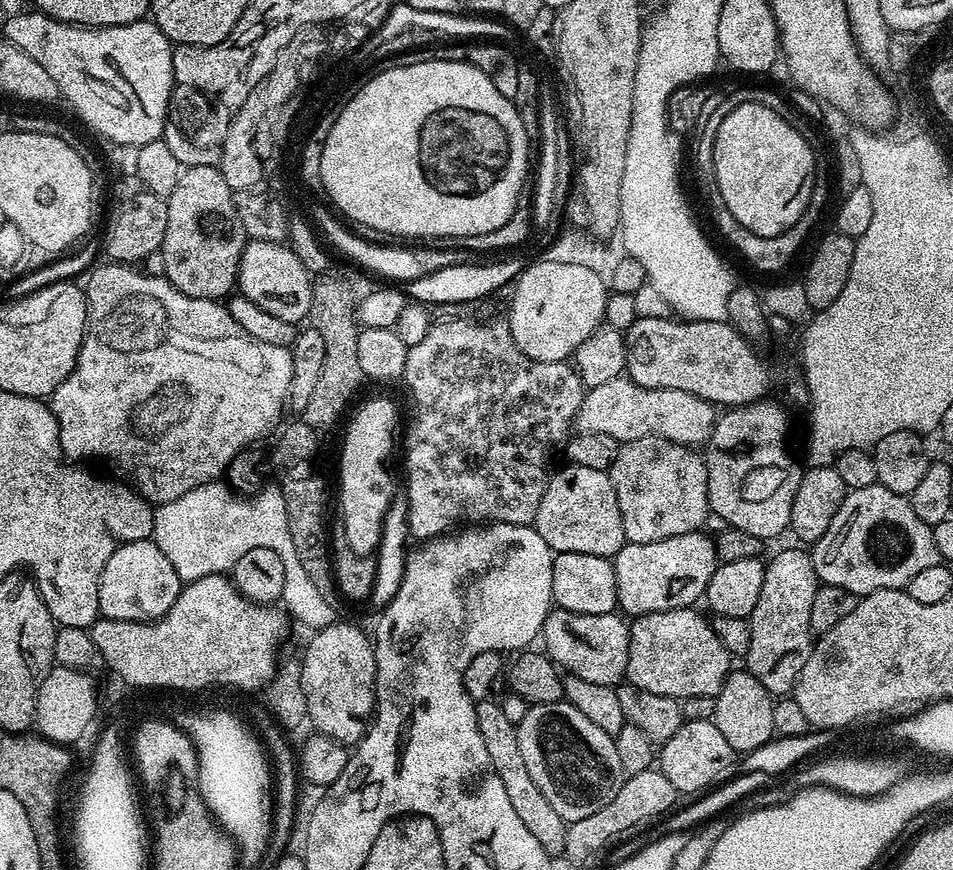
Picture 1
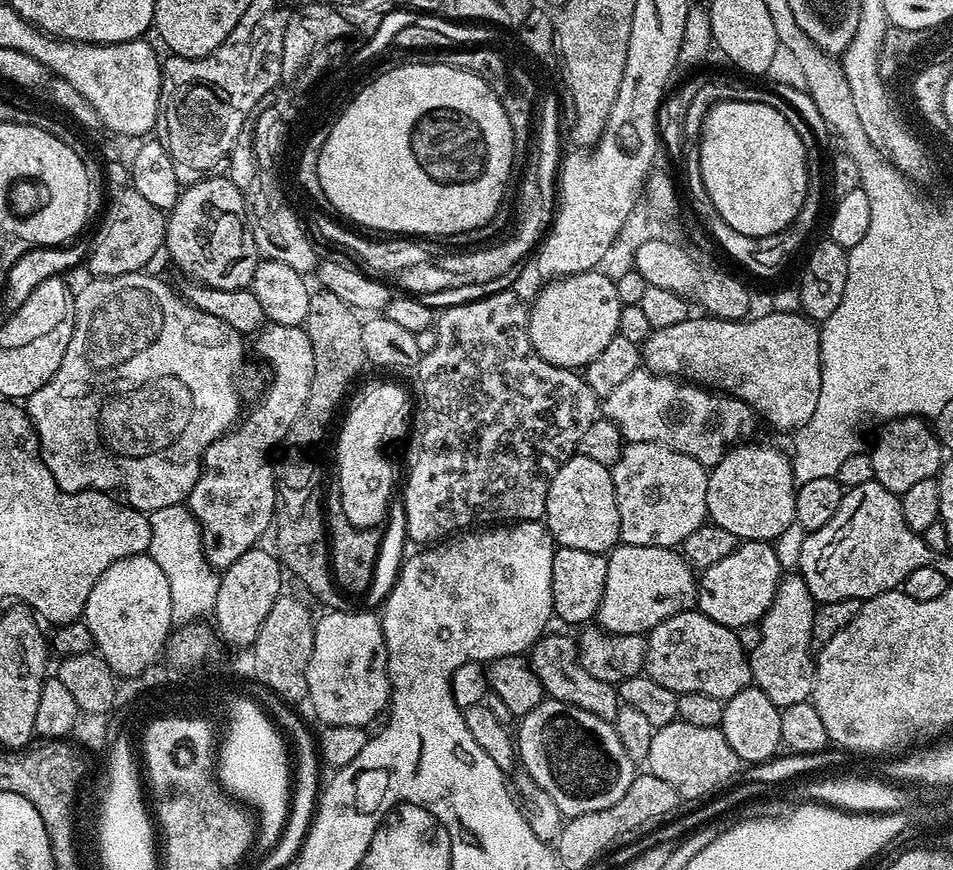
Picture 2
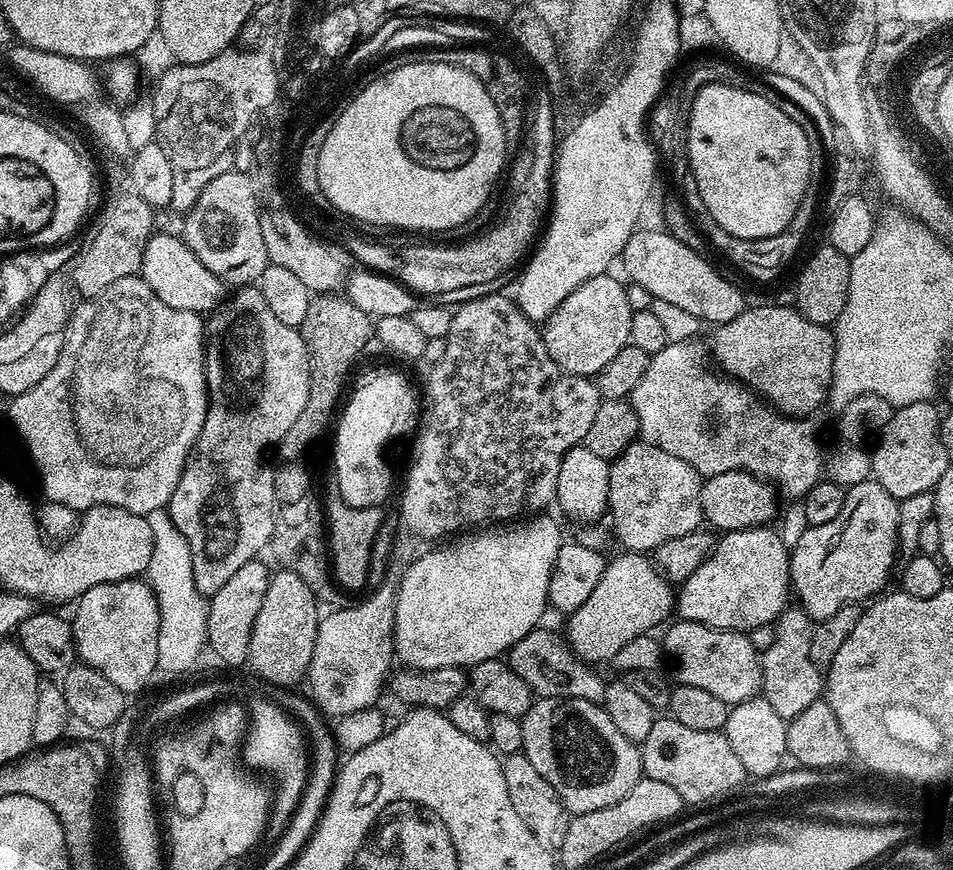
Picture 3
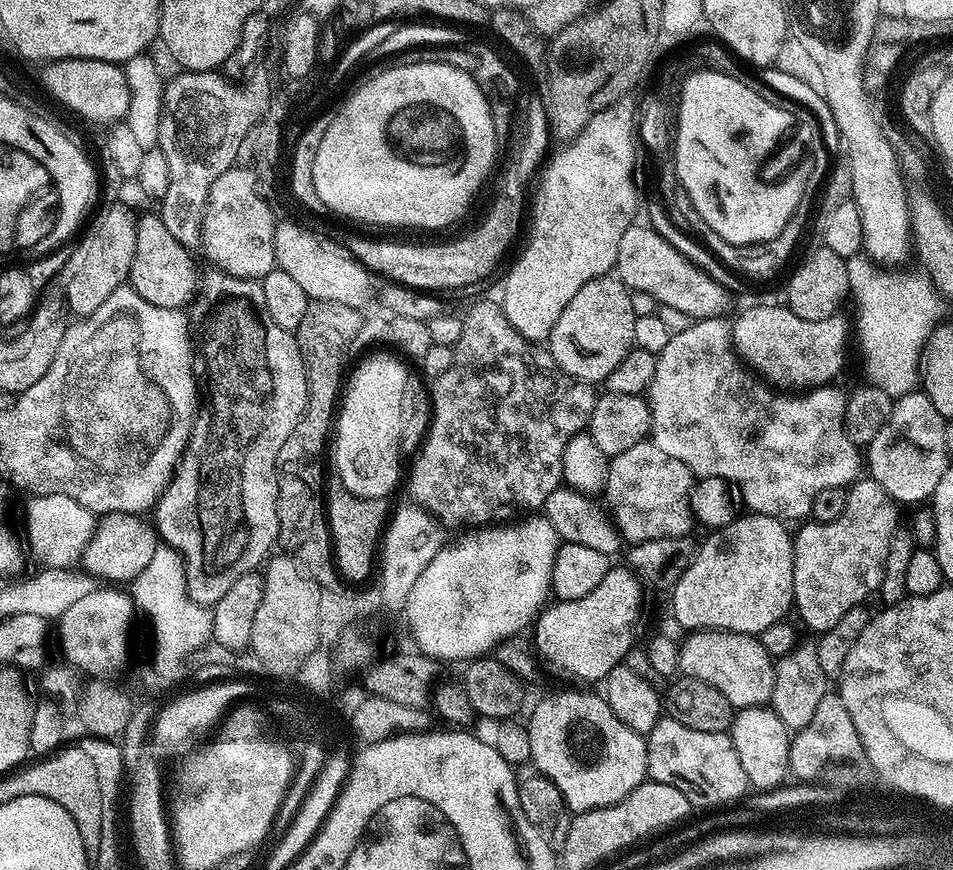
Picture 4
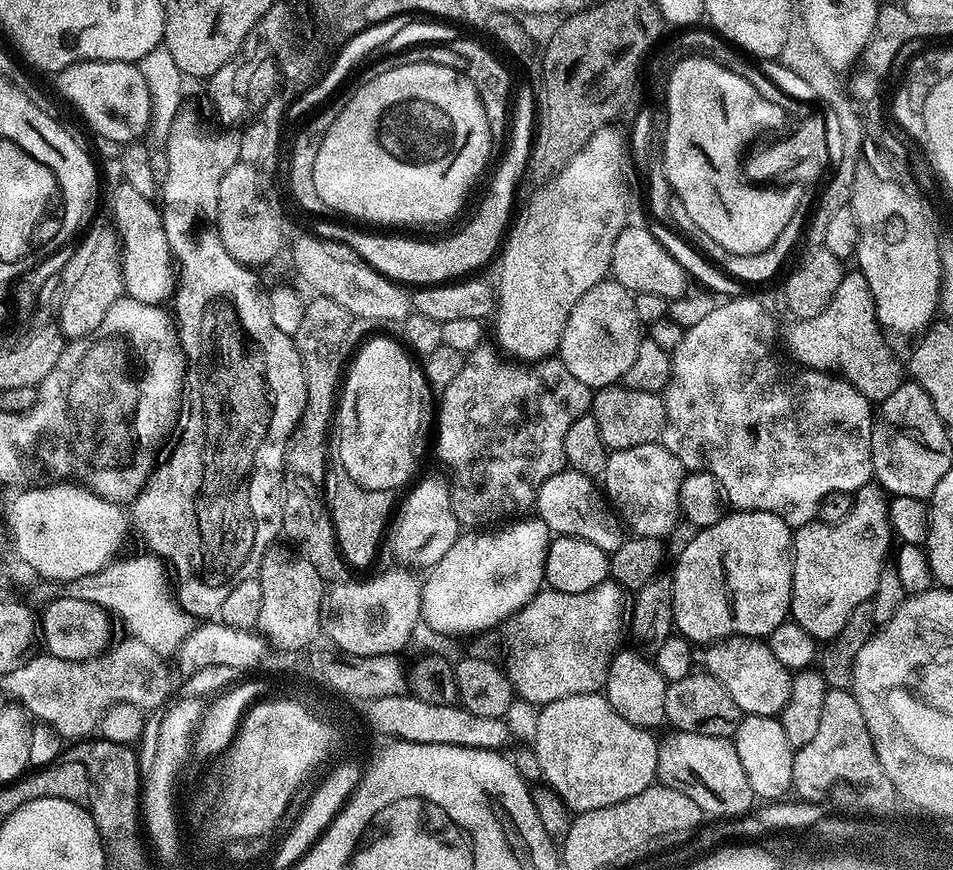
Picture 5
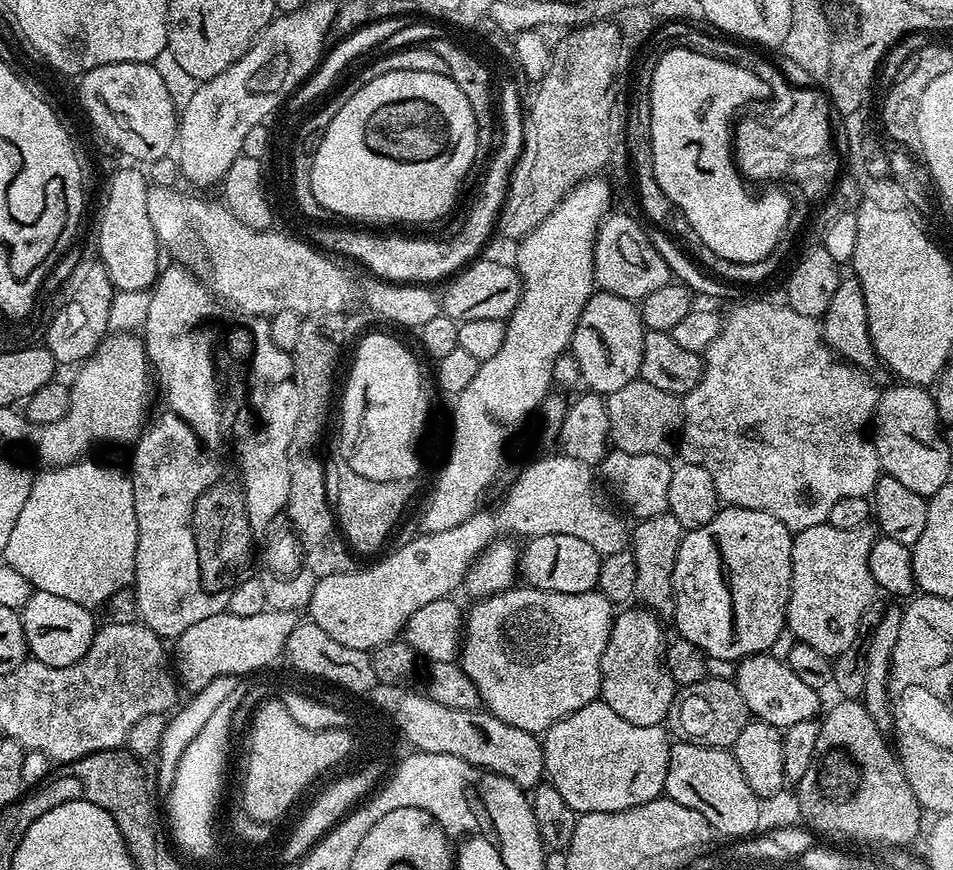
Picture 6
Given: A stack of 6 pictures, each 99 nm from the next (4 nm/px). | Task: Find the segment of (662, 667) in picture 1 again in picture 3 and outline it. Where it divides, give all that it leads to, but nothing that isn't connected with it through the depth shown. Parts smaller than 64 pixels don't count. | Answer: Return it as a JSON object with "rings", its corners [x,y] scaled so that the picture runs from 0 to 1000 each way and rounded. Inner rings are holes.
{"rings":[[[710,711],[708,716],[700,718],[702,722],[697,731],[695,749],[700,762],[701,759],[705,762],[709,786],[723,786],[745,793],[745,798],[758,802],[758,807],[765,811],[799,799],[802,784],[797,764],[800,754],[788,741],[785,729],[767,722],[746,722],[727,713]]]}

